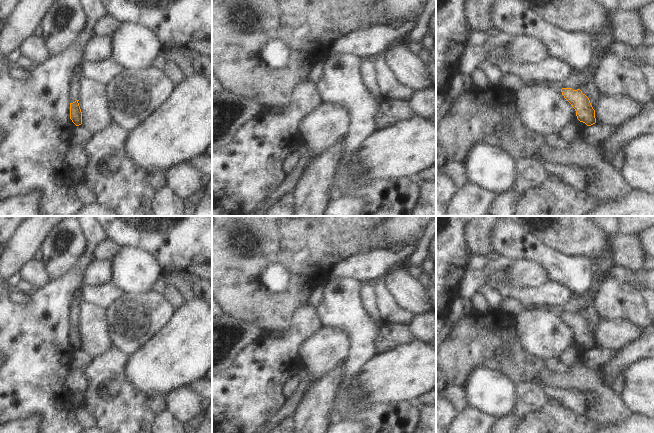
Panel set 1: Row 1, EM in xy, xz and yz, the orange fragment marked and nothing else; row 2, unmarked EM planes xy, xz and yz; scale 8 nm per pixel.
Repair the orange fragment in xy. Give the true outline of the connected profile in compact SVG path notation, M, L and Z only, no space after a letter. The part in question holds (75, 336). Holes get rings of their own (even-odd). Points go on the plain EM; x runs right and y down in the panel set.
M76 324L75 326L70 327L70 343L76 350L82 348L82 336L78 325L79 324Z

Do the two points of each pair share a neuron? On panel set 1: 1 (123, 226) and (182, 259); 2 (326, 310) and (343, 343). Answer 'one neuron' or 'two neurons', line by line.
1: one neuron
2: two neurons

